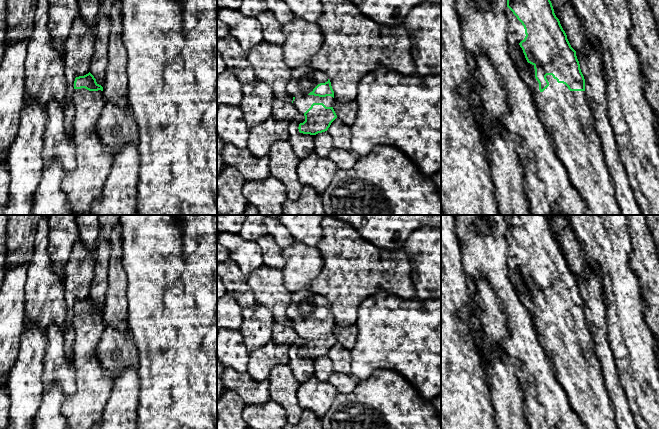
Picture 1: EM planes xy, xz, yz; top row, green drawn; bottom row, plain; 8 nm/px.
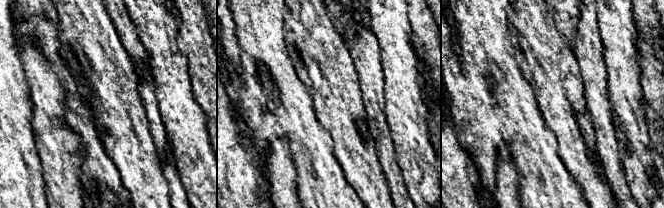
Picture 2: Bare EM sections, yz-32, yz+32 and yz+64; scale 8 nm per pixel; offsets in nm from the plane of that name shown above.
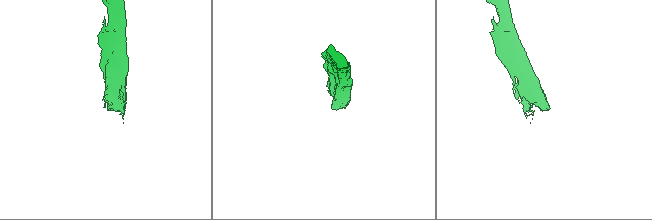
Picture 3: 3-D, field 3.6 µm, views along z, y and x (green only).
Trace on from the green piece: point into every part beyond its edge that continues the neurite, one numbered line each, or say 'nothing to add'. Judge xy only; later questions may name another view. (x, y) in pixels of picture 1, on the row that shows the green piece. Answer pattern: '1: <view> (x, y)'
1: xy (82, 185)

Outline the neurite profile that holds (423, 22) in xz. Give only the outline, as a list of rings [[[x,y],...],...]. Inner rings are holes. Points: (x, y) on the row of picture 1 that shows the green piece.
[[[422,3],[404,19],[417,75],[441,76],[441,4]]]

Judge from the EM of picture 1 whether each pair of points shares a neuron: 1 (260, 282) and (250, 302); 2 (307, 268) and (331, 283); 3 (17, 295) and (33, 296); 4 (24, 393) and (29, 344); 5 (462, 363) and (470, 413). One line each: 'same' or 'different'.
1: different
2: different
3: different
4: same
5: same

